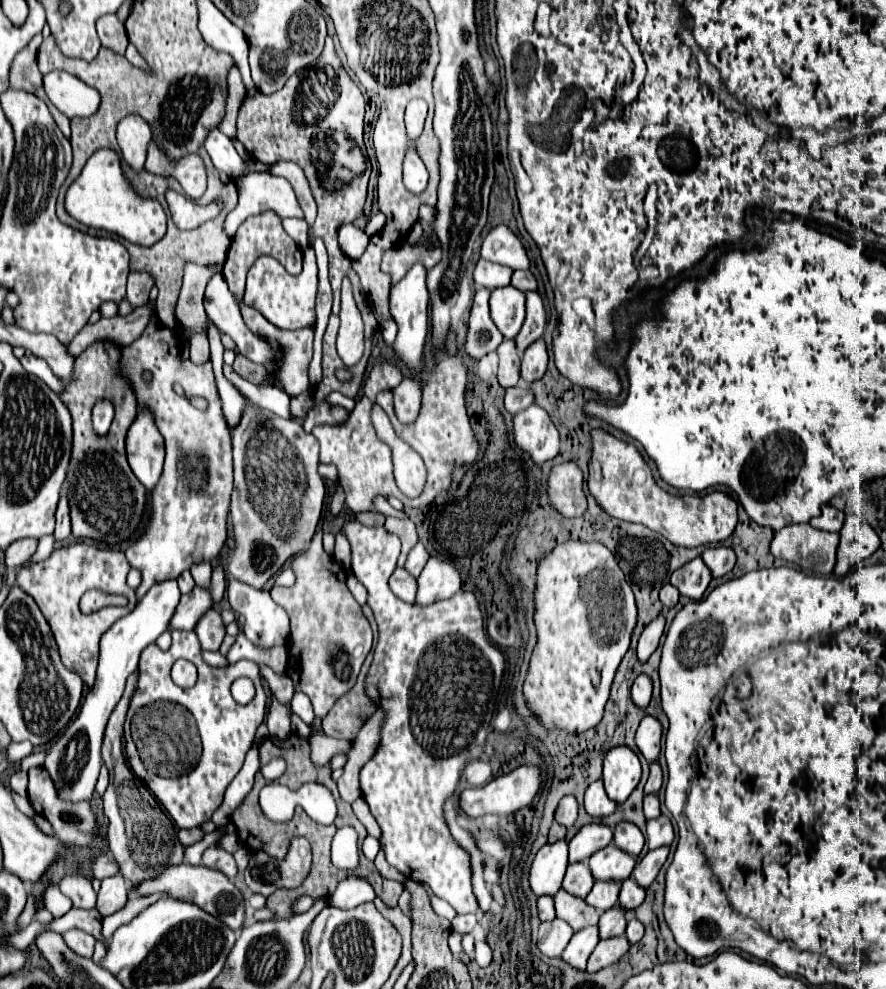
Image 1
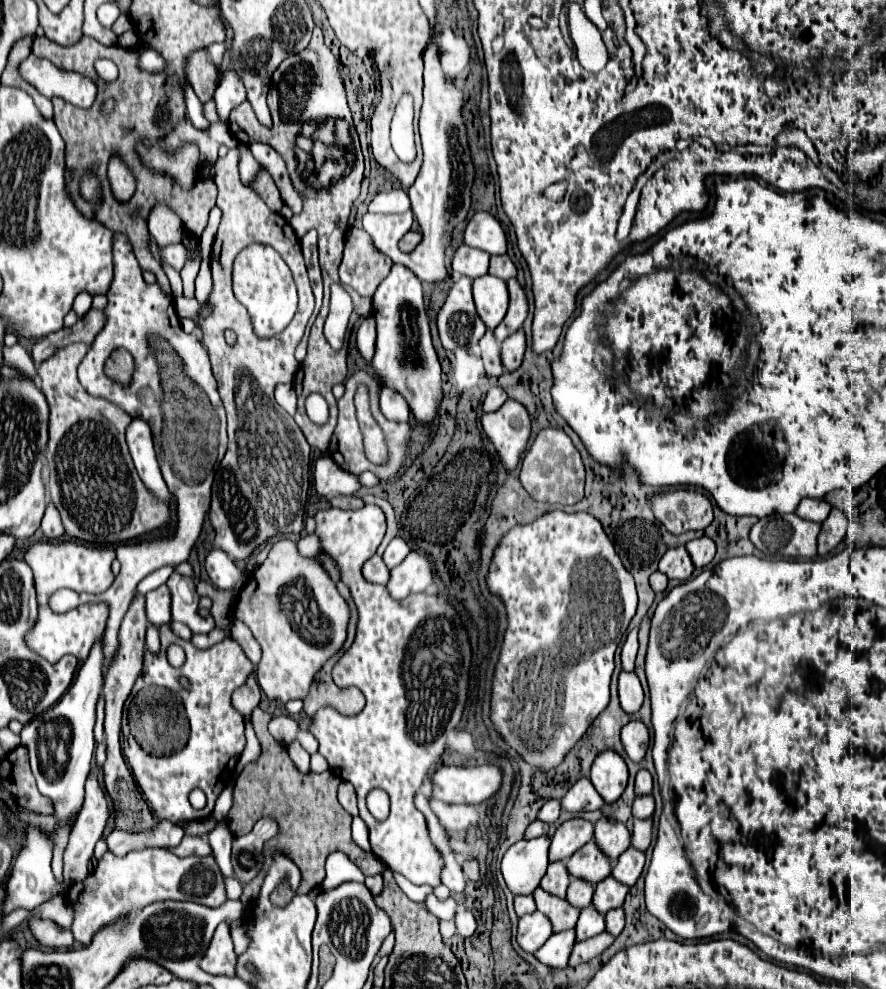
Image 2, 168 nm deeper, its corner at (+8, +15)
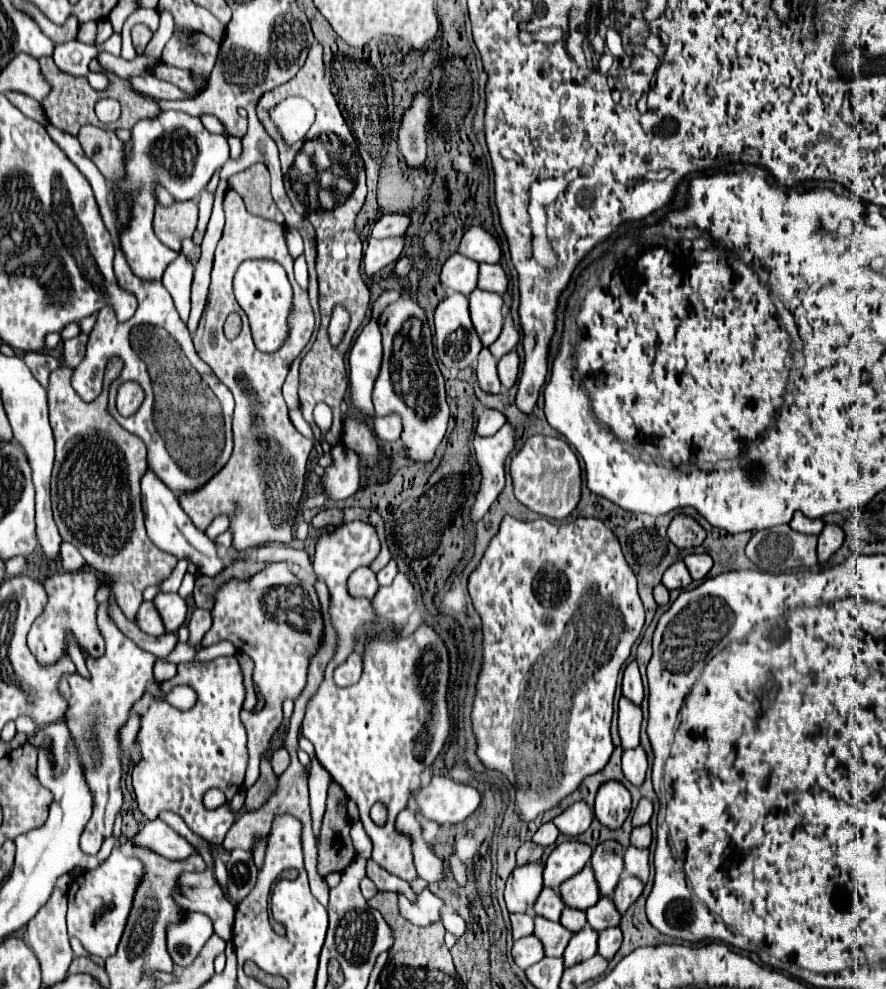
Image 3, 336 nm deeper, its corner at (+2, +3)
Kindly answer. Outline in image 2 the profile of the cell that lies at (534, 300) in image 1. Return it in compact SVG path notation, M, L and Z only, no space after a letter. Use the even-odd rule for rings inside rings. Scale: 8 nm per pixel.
M516 278L508 280L508 292L510 292L508 314L500 322L500 326L494 330L494 336L498 342L504 342L510 334L514 334L518 328L522 328L522 322L528 316L528 298L526 298L526 292Z

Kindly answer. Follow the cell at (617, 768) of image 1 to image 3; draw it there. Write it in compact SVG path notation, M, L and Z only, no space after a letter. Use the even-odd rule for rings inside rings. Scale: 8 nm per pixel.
M616 780L602 784L596 794L594 816L610 830L618 830L630 812L630 792Z

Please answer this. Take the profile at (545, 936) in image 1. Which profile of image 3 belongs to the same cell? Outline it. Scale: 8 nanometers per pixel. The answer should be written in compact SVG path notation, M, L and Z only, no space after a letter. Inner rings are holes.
M526 936L522 940L516 940L512 946L512 958L518 968L522 968L522 970L530 968L532 964L536 964L544 958L542 942L536 936Z

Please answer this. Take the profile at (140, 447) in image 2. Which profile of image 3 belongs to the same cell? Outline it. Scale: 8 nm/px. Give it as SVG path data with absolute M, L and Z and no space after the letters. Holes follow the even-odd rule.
M152 470L142 476L142 508L146 516L148 536L160 550L170 552L178 560L190 560L206 576L216 576L224 568L224 562L216 556L214 542L192 524L190 516L180 508L176 494Z

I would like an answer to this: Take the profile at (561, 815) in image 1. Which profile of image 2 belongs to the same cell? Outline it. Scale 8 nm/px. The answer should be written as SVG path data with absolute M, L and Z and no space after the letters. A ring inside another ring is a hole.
M548 800L548 802L542 806L542 810L538 812L538 820L544 820L544 822L552 824L552 822L558 820L560 810L562 810L562 808L560 808L560 800Z

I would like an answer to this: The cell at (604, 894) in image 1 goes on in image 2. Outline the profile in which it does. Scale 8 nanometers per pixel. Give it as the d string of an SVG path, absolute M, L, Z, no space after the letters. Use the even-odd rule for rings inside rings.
M572 880L568 886L568 902L576 908L586 908L592 904L592 888L594 884L582 884L582 880Z

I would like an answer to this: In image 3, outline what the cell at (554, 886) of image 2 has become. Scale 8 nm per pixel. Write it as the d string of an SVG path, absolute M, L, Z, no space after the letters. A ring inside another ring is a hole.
M544 888L534 904L534 912L536 916L542 916L546 920L554 920L558 922L560 920L560 914L564 910L564 904L562 904L562 898L558 896L556 890L550 890L550 888Z

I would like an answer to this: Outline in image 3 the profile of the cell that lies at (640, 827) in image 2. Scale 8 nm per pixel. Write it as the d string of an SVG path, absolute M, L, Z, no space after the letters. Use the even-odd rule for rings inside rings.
M630 846L624 852L624 874L636 876L638 880L648 880L648 850L640 850Z

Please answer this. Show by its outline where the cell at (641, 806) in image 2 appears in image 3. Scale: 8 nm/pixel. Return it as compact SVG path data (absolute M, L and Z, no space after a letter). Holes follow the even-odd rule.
M640 826L640 828L634 828L632 834L630 834L630 844L636 846L636 848L648 848L652 842L652 830L650 826Z

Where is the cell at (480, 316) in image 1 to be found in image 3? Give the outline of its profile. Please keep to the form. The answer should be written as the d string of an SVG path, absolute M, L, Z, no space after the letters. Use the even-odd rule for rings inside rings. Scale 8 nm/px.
M448 294L434 310L434 338L436 338L436 350L438 358L446 368L466 368L470 366L476 358L478 352L482 350L482 344L476 336L476 330L470 322L470 312L468 312L468 298L462 294Z

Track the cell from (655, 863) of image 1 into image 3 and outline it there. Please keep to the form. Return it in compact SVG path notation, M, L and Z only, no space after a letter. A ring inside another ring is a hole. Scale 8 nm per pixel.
M624 876L612 894L612 902L618 908L618 912L624 914L628 906L636 902L636 898L642 894L642 890L644 890L644 884L640 880L636 880L634 876Z

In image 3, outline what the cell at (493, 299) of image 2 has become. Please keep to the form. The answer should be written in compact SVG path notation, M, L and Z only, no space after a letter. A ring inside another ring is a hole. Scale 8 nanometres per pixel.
M474 290L468 296L468 304L470 304L470 318L474 324L474 330L482 342L482 346L490 346L496 338L498 332L502 330L502 298L494 292L486 292L486 290Z

